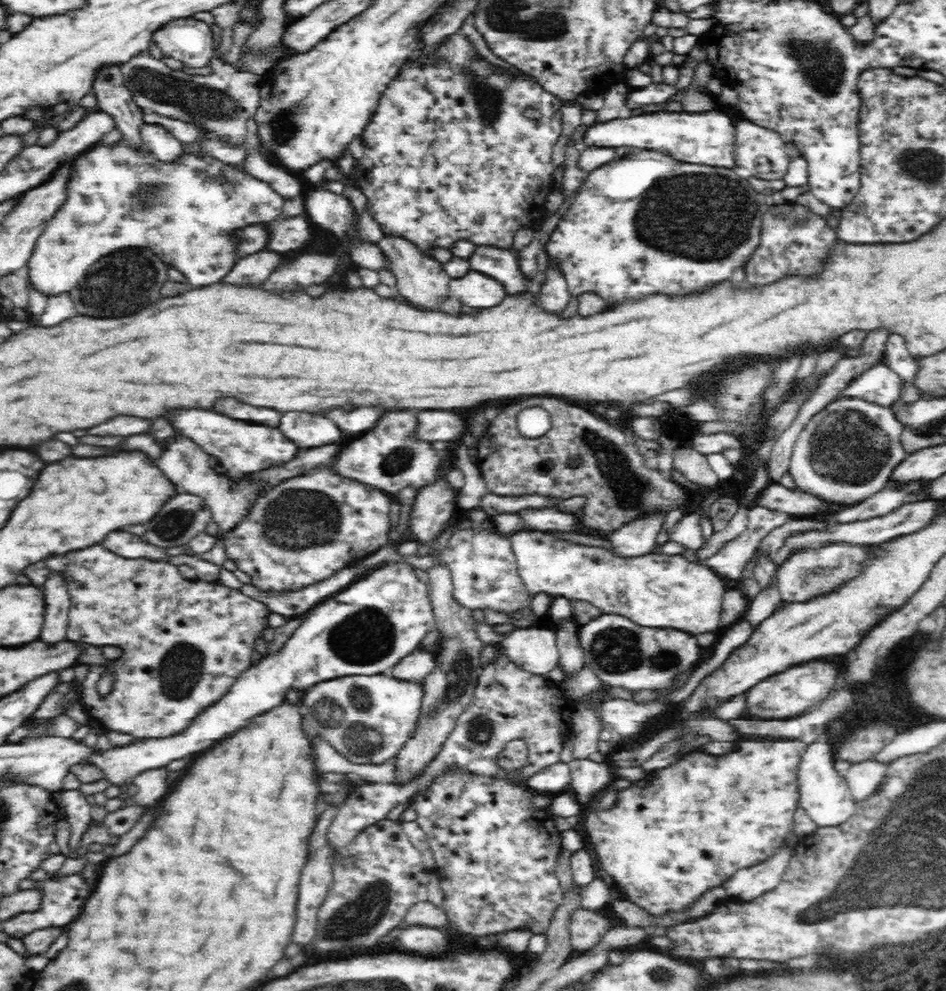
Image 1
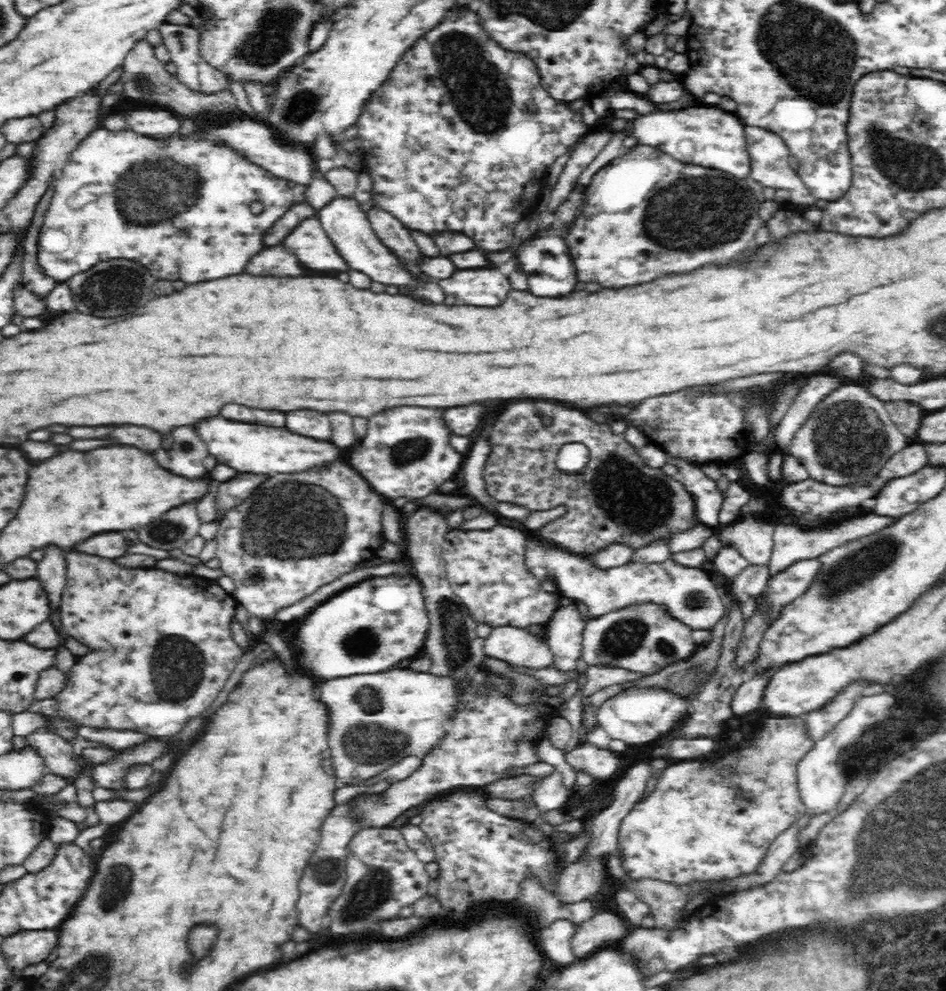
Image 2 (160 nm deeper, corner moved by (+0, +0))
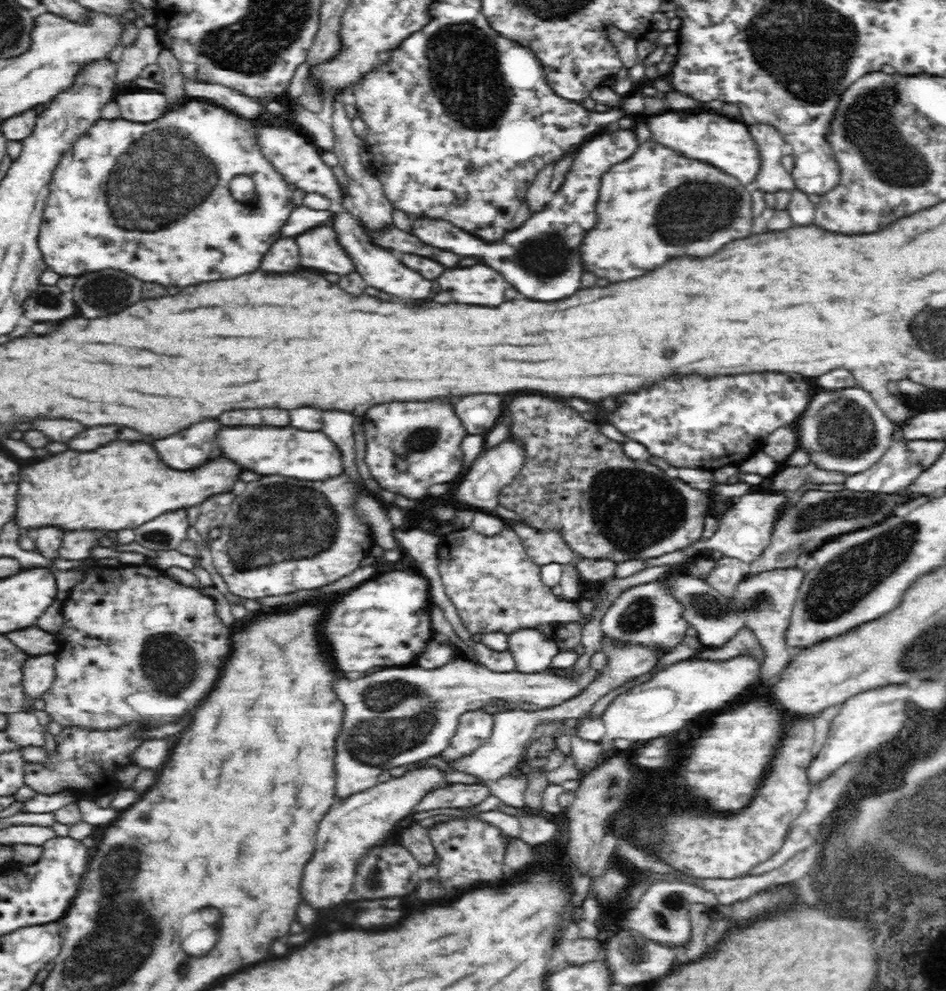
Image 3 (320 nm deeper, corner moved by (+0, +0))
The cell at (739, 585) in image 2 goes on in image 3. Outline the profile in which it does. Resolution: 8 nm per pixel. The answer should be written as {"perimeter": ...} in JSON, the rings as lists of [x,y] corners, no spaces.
{"perimeter":[[[811,489],[806,491],[794,505],[783,507],[776,520],[772,542],[760,558],[749,563],[747,577],[762,574],[766,570],[796,565],[800,554],[806,554],[800,548],[819,548],[822,544],[837,538],[841,534],[857,531],[883,521],[893,514],[899,498],[895,494],[872,494],[870,492],[850,492],[842,489],[835,492]]]}

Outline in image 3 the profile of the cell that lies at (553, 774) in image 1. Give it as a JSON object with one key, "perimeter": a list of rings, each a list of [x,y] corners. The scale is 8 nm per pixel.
{"perimeter":[[[482,783],[450,784],[450,786],[434,789],[426,794],[412,808],[411,815],[436,808],[466,808],[480,804],[492,795],[492,789]]]}

